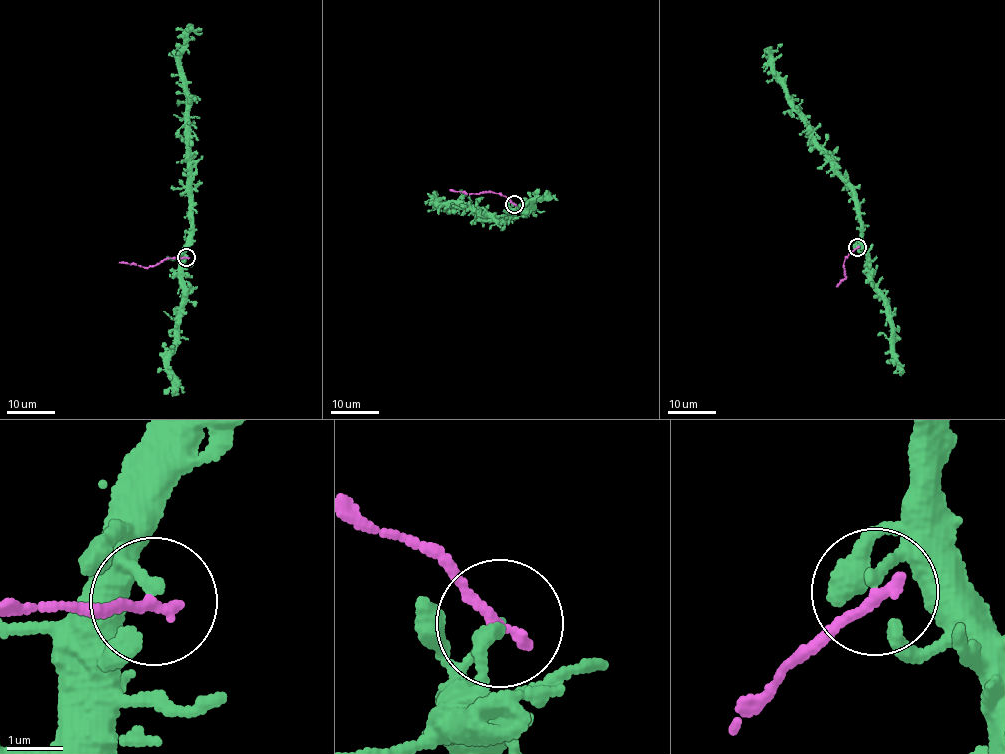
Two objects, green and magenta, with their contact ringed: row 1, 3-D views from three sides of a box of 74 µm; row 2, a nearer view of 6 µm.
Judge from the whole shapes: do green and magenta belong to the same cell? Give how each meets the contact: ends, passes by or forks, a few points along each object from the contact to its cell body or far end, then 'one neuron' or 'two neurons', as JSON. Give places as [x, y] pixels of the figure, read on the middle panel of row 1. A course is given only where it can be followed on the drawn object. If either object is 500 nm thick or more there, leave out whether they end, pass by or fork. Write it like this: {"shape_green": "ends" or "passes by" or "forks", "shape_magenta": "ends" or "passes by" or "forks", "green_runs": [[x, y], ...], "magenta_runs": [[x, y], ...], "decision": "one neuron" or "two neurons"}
{"shape_green": "ends", "shape_magenta": "ends", "green_runs": [[513, 204], [512, 213], [502, 225], [472, 208], [440, 206], [438, 202], [450, 214]], "magenta_runs": [[513, 204], [505, 196], [494, 193], [450, 189]], "decision": "two neurons"}

